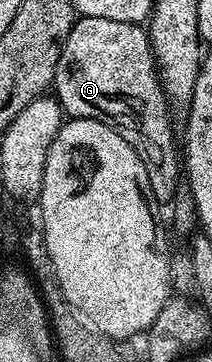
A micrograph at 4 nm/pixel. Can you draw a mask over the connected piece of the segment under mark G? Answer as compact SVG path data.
M79 16L73 30L69 30L69 38L65 38L65 46L57 62L53 95L68 117L100 120L102 124L110 124L124 133L149 174L154 203L162 206L174 201L175 193L181 188L181 156L175 153L175 136L171 133L173 108L159 80L159 70L155 66L155 54L146 27L129 22L113 22L109 18Z

